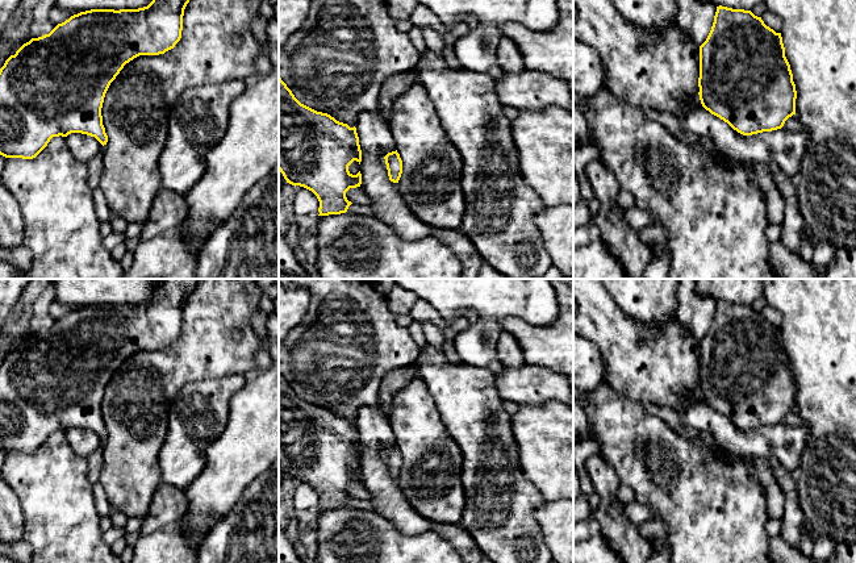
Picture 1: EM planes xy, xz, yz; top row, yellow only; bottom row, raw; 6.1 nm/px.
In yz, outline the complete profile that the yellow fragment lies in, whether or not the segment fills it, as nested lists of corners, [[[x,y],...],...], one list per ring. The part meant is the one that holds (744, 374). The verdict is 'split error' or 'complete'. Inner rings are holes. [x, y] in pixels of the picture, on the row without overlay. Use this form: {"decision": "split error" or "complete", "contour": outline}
{"decision": "complete", "contour": [[[717,301],[711,325],[700,341],[698,381],[702,401],[743,430],[781,424],[796,409],[797,385],[781,328],[767,321],[751,305]]]}

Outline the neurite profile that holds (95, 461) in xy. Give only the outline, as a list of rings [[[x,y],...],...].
[[[99,447],[88,458],[88,479],[92,485],[100,481],[100,474],[103,470],[103,449]]]

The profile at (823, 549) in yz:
[[[817,538],[811,550],[811,555],[819,562],[830,560],[834,554],[835,546],[836,543],[831,538]]]

